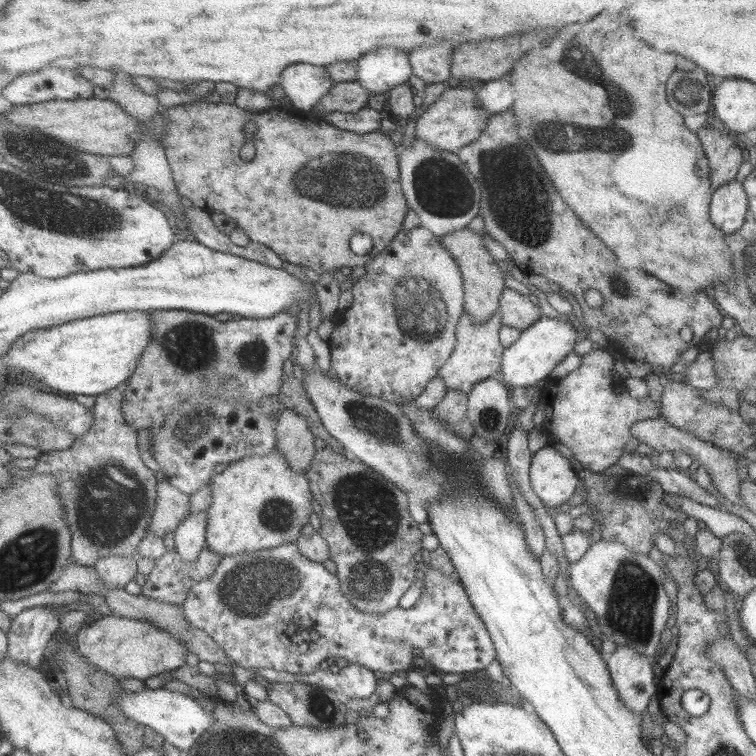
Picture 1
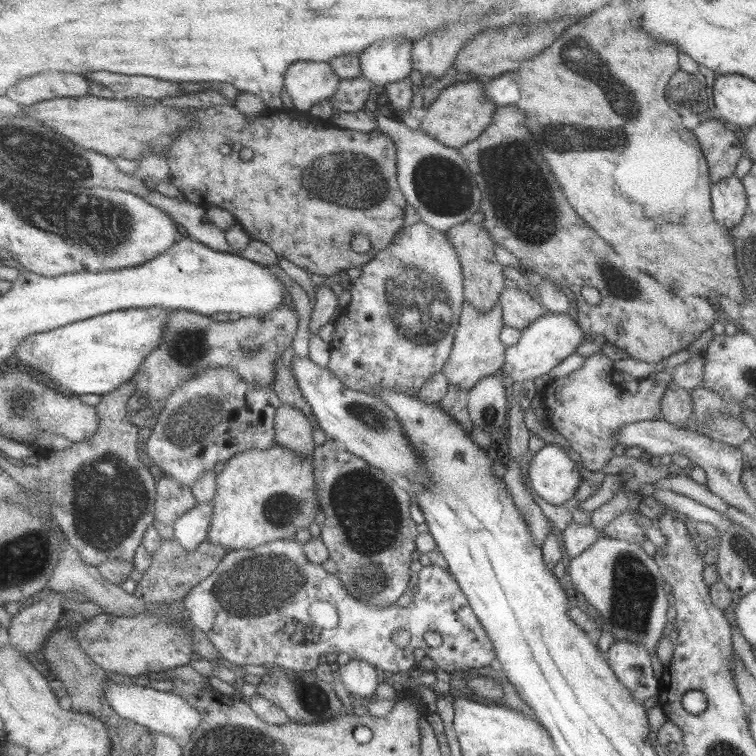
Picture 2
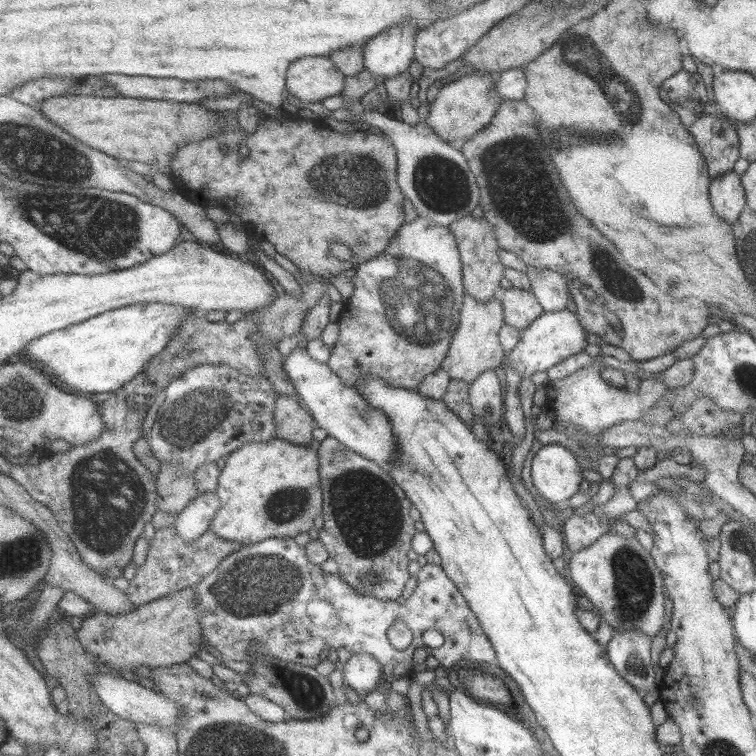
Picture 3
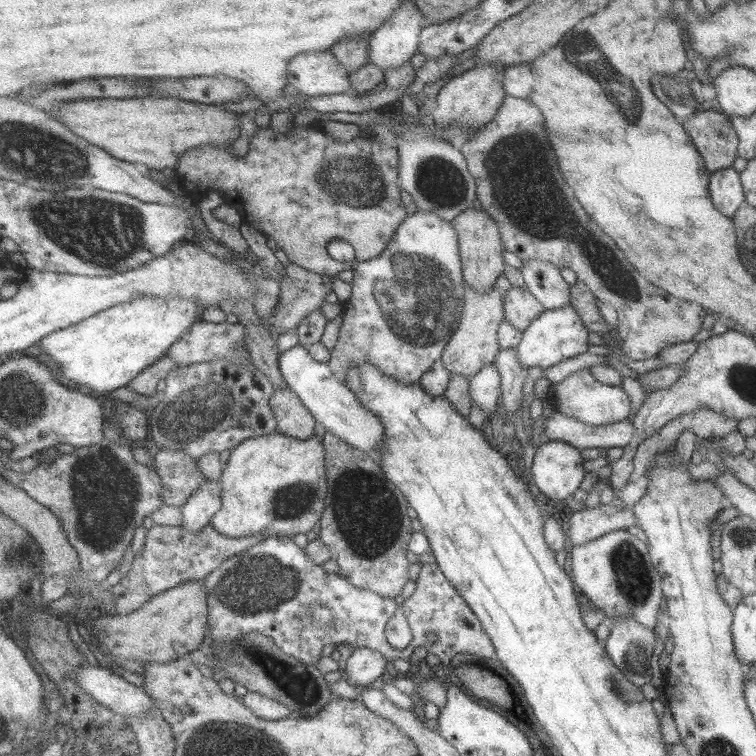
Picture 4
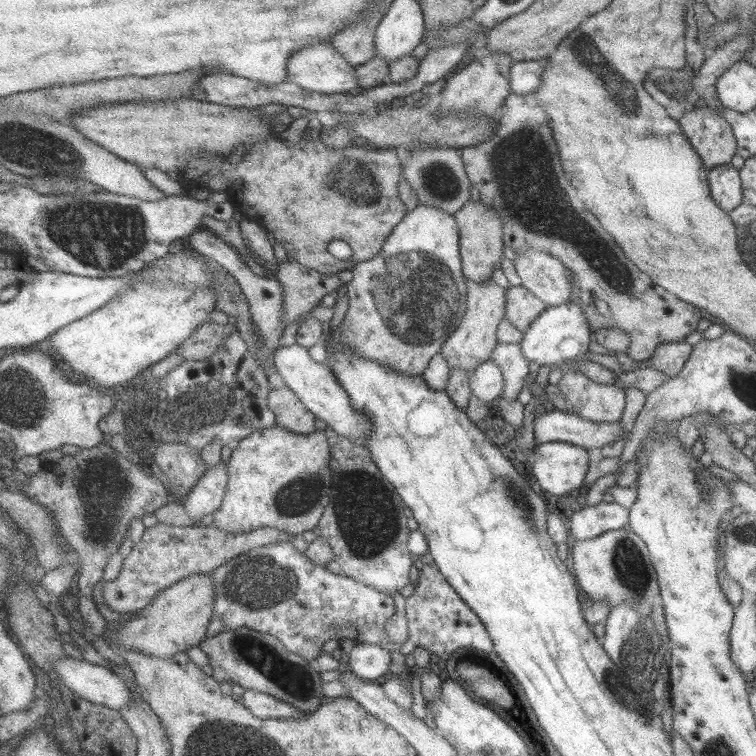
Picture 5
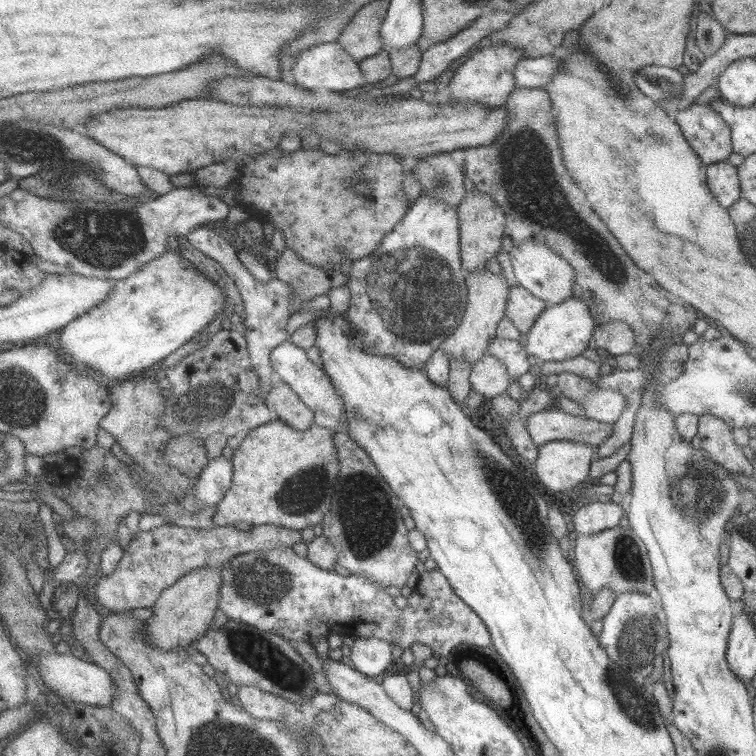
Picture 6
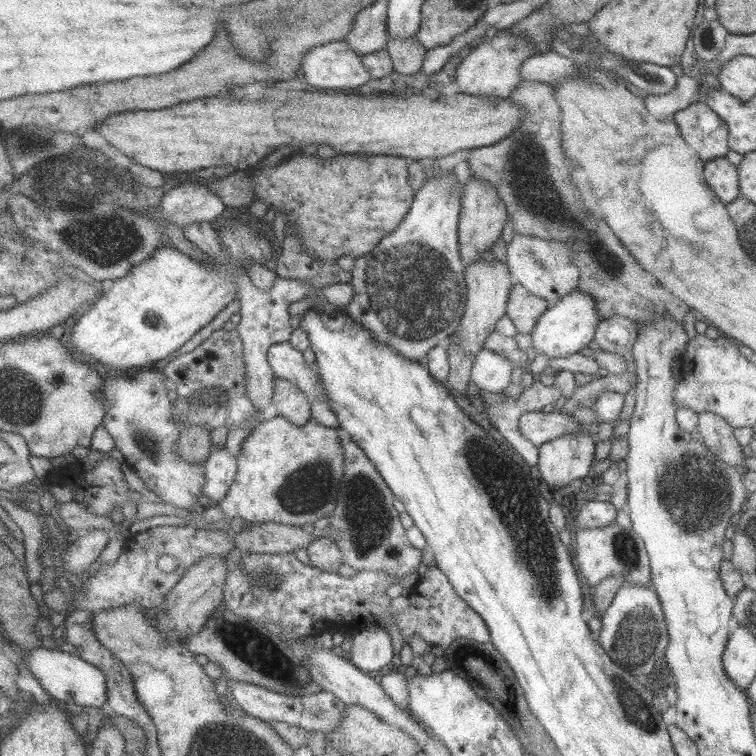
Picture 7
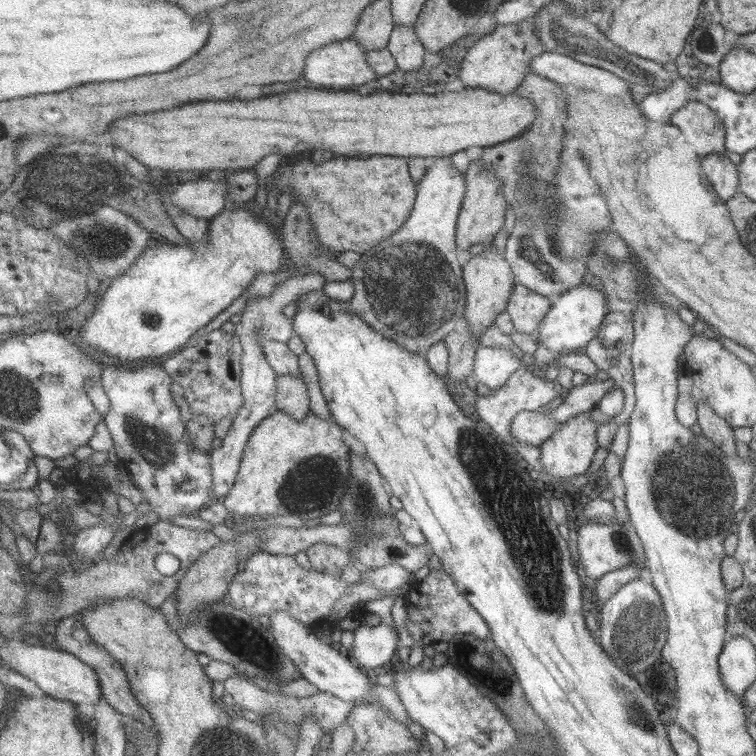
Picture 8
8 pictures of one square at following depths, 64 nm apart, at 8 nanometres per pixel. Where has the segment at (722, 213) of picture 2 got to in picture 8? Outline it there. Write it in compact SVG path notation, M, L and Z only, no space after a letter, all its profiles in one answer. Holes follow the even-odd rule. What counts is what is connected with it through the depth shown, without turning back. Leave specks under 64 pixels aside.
M723 153L706 154L700 159L700 165L703 176L723 202L738 192L736 164L731 163Z

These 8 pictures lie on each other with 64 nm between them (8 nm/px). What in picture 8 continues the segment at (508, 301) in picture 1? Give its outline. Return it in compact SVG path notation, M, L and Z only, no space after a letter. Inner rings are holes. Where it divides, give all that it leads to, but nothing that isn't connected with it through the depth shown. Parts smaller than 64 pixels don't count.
M515 282L510 301L505 309L514 327L514 332L531 337L539 329L550 306L551 303L545 296L535 294Z

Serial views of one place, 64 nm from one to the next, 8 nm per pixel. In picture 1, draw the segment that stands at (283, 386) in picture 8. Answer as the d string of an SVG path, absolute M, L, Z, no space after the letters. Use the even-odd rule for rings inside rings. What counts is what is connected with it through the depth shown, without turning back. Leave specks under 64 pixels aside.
M284 408L276 417L279 452L282 452L296 471L307 471L318 451L315 435L306 416Z

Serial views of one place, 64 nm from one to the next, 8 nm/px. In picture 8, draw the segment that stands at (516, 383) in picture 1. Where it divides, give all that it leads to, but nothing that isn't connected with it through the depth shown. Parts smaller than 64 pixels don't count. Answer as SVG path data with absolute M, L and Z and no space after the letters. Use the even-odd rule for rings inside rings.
M578 285L563 292L559 299L549 307L547 315L543 317L542 324L535 331L539 345L547 348L554 354L564 350L575 350L584 347L587 342L597 337L601 322L605 314L605 296L593 286Z

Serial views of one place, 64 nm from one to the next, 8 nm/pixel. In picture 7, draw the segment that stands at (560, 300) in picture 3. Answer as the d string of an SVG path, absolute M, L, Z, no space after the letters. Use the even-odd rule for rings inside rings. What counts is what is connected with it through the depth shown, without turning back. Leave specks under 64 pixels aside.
M514 234L506 247L505 254L507 256L505 256L505 260L510 277L533 296L543 298L549 306L553 303L556 304L559 298L569 295L577 287L579 268L575 268L569 260L571 245L567 241Z

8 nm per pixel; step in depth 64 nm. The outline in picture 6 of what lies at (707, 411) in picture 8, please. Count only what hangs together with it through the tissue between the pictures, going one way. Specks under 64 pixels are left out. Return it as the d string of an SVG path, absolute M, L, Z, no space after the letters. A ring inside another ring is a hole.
M712 414L699 415L696 434L700 438L700 448L711 460L731 473L745 476L753 473L753 465L734 441L732 428L726 422Z

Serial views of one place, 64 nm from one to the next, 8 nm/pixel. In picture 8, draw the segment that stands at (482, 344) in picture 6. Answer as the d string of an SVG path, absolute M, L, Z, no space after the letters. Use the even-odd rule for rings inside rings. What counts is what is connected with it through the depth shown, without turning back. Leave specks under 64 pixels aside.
M489 241L485 243L485 250L481 254L475 255L464 265L464 280L468 289L465 320L471 324L471 332L479 340L481 332L494 323L495 318L503 312L503 309L509 303L515 278L510 266L503 258L503 254L495 250L491 241Z

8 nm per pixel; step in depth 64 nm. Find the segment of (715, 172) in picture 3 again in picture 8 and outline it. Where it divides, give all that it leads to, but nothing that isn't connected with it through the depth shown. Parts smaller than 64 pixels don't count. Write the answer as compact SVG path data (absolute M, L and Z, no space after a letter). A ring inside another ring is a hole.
M687 100L671 114L669 123L680 130L685 144L700 158L725 151L723 123L716 112L705 104Z

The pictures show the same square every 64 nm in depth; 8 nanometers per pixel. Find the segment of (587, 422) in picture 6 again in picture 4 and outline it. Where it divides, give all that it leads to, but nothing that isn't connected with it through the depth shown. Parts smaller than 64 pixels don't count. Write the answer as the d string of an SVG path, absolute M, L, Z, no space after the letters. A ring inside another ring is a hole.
M555 410L545 420L542 432L551 441L558 440L576 449L582 448L623 448L635 439L634 425L627 419L616 423L593 426L579 422L572 416L562 415Z

